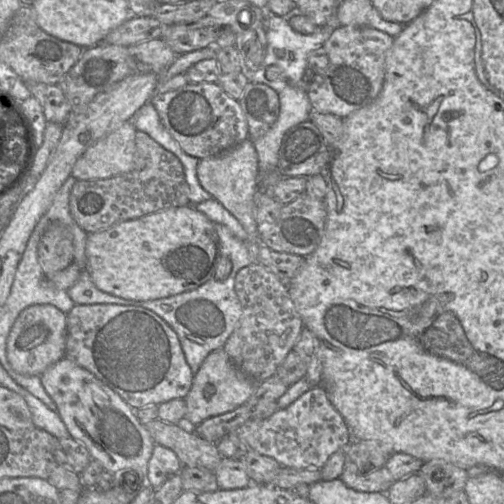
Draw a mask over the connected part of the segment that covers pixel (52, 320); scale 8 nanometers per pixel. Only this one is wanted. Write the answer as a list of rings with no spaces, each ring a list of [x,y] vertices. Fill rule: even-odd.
[[[34,304],[16,318],[6,341],[6,354],[11,367],[23,375],[41,374],[66,352],[66,314],[51,304]]]

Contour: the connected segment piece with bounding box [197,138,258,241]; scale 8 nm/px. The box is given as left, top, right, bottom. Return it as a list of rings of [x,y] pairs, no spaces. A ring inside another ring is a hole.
[[[248,138],[218,155],[199,159],[197,165],[197,178],[203,189],[237,218],[246,231],[248,239],[258,241],[258,223],[255,219],[254,204],[257,176],[258,155],[252,141]]]

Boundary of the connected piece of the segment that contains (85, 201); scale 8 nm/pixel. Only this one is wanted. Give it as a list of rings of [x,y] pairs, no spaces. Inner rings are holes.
[[[137,130],[135,146],[139,155],[146,159],[146,166],[106,179],[77,180],[69,196],[69,211],[77,225],[87,233],[99,232],[120,222],[140,218],[159,210],[190,205],[189,186],[180,160],[172,152],[163,148],[148,134]]]

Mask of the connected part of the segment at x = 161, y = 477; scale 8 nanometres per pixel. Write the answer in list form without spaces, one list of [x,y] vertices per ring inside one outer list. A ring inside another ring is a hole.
[[[156,444],[148,463],[147,484],[158,489],[170,476],[179,473],[182,467],[173,450]]]

